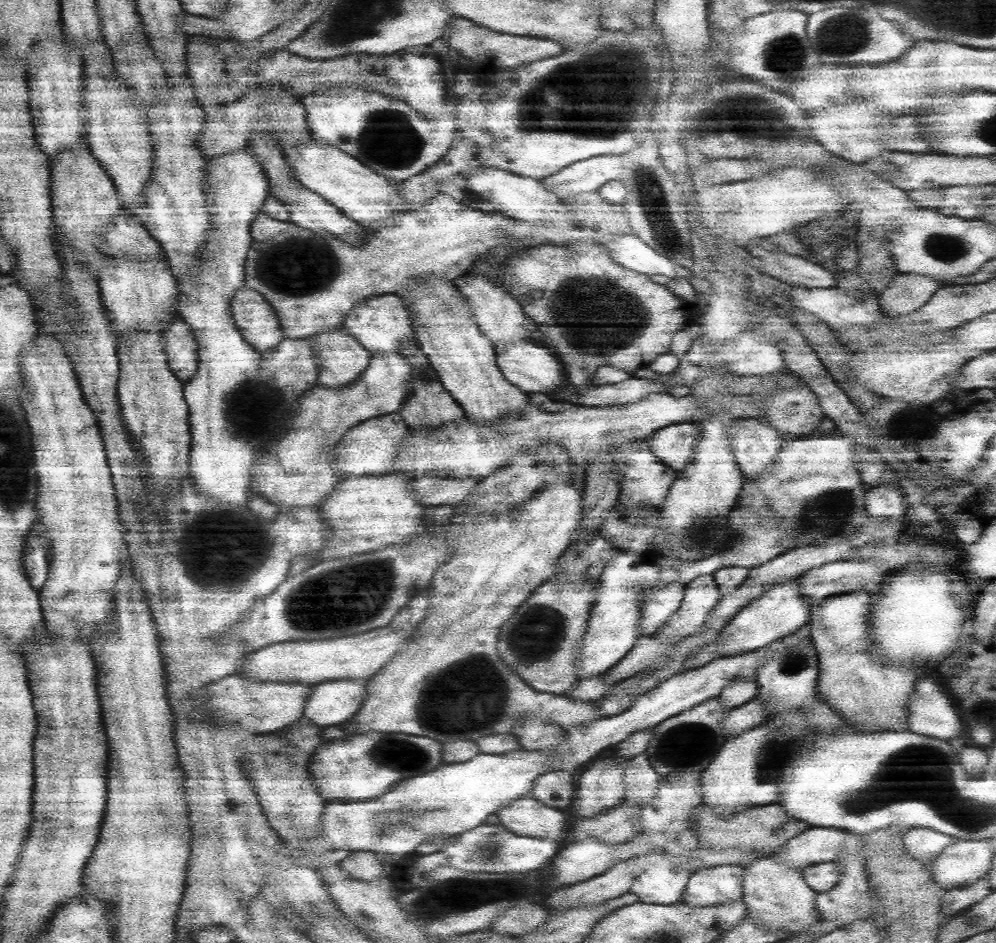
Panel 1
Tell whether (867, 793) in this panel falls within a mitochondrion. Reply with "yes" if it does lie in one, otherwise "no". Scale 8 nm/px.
yes

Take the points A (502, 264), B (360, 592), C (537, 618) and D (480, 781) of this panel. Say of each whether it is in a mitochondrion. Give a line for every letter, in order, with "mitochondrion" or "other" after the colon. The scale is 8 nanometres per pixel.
A: other
B: mitochondrion
C: mitochondrion
D: other

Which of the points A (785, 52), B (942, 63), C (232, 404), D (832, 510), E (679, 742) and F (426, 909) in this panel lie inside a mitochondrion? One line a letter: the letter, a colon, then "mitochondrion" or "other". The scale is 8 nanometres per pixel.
A: mitochondrion
B: other
C: mitochondrion
D: mitochondrion
E: mitochondrion
F: mitochondrion

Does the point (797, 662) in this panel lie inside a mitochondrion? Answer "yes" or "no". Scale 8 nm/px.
yes

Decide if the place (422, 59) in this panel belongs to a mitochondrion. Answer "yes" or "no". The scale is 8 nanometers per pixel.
no

